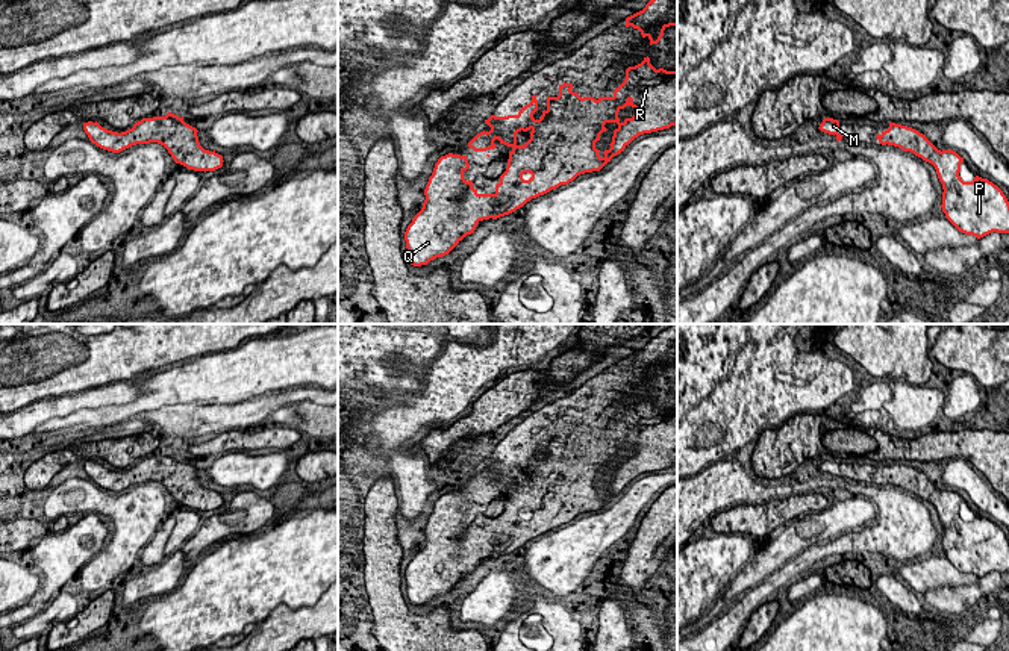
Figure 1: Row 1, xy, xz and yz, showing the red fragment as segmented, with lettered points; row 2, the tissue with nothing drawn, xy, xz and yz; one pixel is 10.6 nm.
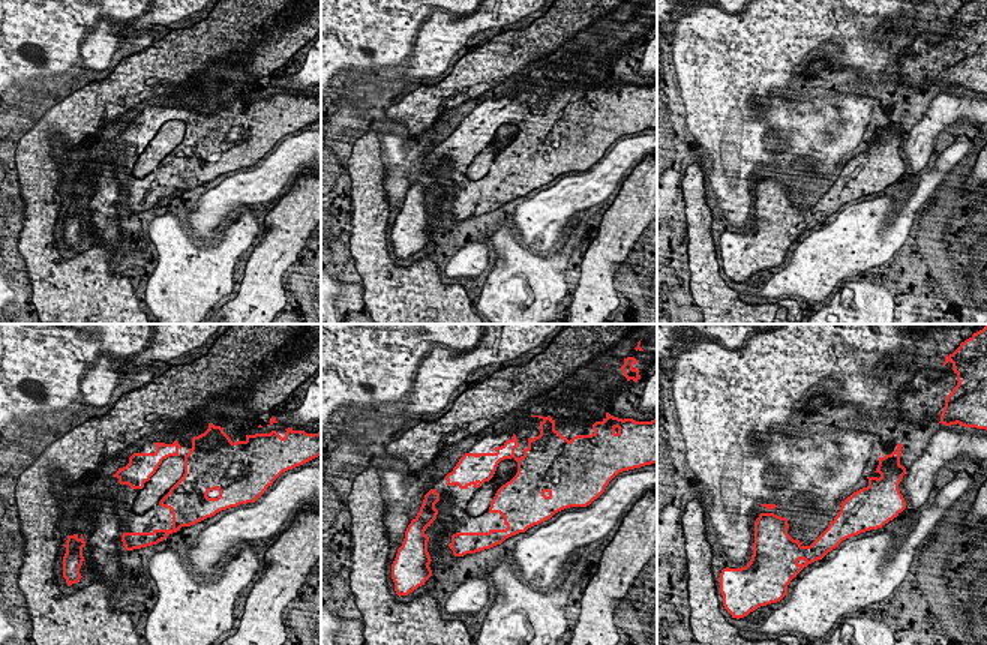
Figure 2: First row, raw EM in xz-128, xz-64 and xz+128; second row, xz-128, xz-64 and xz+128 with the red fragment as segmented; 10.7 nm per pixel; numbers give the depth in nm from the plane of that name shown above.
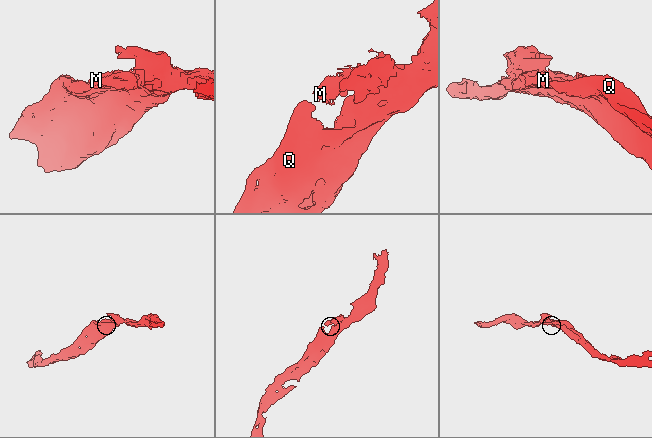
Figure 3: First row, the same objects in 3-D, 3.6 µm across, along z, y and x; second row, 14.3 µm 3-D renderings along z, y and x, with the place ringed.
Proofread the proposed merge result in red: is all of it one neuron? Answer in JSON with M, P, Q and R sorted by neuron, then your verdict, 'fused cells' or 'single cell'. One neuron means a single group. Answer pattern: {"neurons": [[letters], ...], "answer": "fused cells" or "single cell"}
{"neurons": [["M", "P", "Q", "R"]], "answer": "single cell"}

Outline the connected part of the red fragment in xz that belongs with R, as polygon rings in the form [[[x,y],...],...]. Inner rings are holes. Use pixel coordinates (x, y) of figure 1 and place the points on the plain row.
[[[650,397],[626,409],[624,421],[615,427],[612,436],[580,436],[573,431],[573,422],[559,424],[558,436],[547,436],[547,448],[539,459],[533,457],[538,450],[536,435],[532,441],[520,448],[517,454],[495,456],[491,454],[485,462],[489,471],[477,472],[468,486],[474,491],[494,489],[500,483],[511,486],[506,510],[500,515],[494,533],[479,533],[471,519],[464,518],[470,507],[467,495],[448,492],[441,495],[435,503],[433,512],[424,528],[426,539],[421,550],[414,556],[405,571],[408,598],[411,604],[427,604],[436,596],[448,593],[467,574],[474,572],[477,562],[483,559],[497,559],[523,547],[532,537],[544,534],[561,524],[568,524],[577,515],[600,510],[611,498],[621,491],[639,474],[670,468],[677,463],[677,410],[656,409]],[[626,445],[635,447],[635,454],[623,462],[618,451]],[[606,462],[617,462],[611,487],[604,495],[598,494],[595,481],[606,471]],[[518,471],[530,471],[530,478],[523,484],[517,483]]]

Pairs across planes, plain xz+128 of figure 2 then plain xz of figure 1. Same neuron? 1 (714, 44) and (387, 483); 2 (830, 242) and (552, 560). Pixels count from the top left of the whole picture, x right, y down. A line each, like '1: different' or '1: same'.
1: different
2: same

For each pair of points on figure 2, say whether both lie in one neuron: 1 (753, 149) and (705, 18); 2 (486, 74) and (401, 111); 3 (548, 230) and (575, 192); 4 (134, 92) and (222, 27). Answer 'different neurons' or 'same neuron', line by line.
1: same neuron
2: same neuron
3: same neuron
4: same neuron

